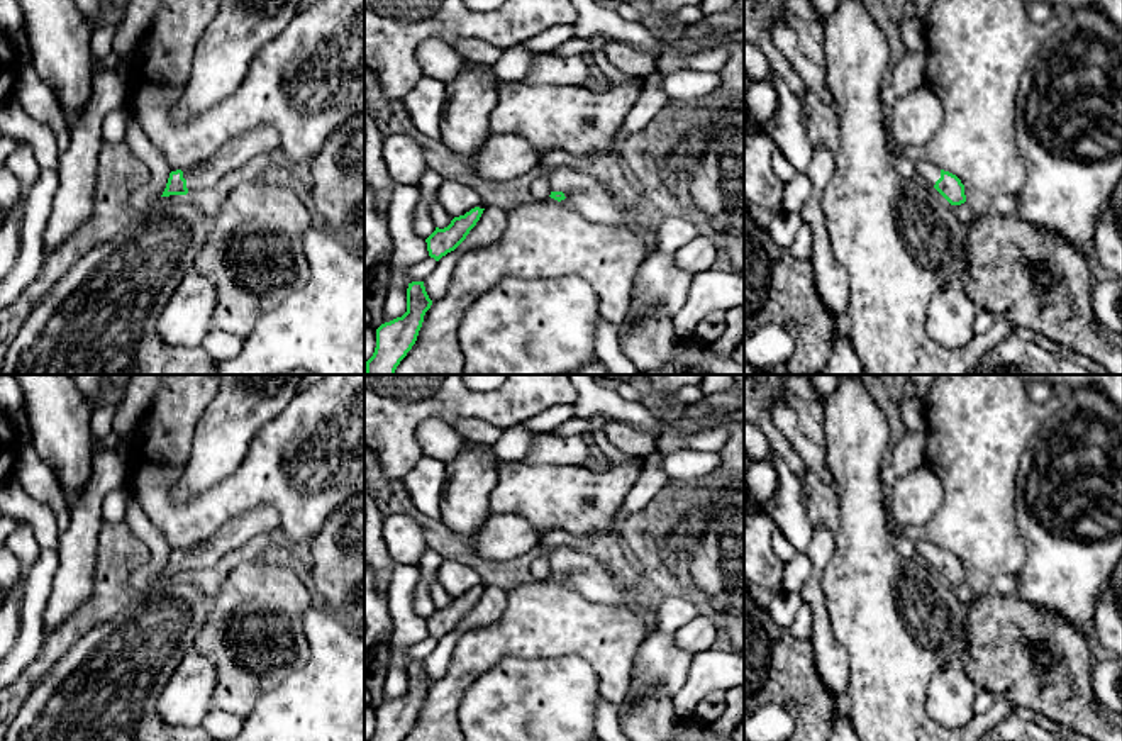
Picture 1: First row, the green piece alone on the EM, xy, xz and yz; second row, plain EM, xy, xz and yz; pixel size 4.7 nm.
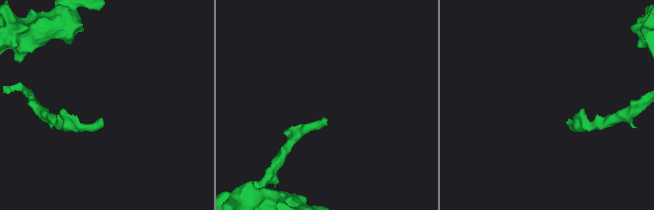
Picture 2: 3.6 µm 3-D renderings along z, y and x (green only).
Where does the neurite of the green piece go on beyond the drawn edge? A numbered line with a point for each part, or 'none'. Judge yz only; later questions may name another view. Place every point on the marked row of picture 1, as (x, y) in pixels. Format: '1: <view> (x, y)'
1: yz (929, 173)

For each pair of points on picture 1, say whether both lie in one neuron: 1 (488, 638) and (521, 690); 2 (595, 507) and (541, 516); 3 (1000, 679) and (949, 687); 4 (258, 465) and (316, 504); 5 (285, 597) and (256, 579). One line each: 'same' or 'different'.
1: different
2: same
3: different
4: same
5: same

